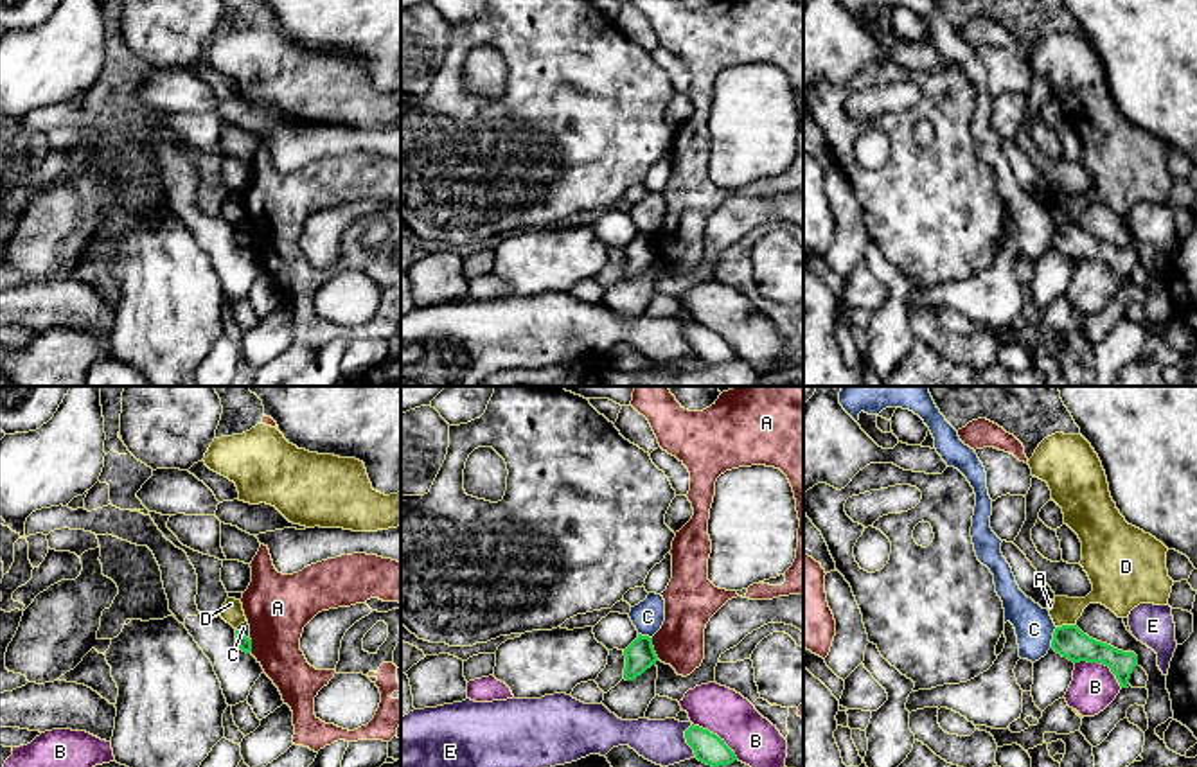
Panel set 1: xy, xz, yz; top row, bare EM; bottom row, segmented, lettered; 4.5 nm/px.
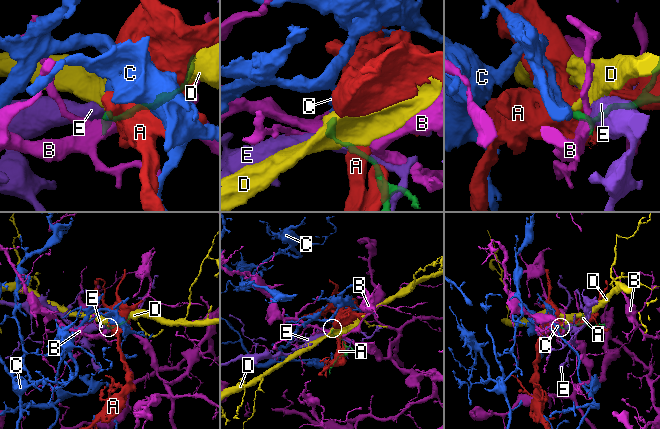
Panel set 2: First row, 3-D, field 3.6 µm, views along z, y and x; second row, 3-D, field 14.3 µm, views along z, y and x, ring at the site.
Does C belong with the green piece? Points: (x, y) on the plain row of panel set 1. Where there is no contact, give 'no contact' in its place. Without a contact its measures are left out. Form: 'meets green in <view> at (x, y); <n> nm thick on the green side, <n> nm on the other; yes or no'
meets green in yz at (1054, 236); 150 nm thick on the green side, 180 nm on the other; no

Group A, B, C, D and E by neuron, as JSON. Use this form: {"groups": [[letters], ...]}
{"groups": [["A"], ["B"], ["C"], ["D"], ["E"]]}

